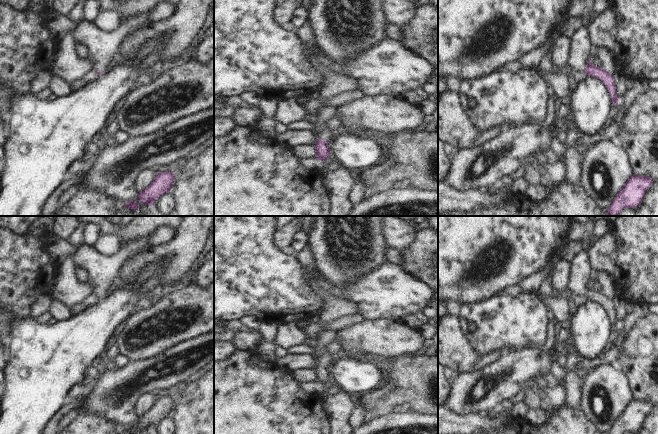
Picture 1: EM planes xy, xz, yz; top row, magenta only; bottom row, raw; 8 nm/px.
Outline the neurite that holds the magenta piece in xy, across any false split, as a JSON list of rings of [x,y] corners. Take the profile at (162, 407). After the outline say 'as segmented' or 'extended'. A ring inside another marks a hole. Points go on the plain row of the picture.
[[[170,395],[157,398],[153,406],[143,415],[138,417],[140,425],[148,430],[163,418],[170,416],[175,403],[175,398]]]; as segmented

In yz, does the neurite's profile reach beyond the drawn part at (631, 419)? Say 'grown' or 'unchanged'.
unchanged

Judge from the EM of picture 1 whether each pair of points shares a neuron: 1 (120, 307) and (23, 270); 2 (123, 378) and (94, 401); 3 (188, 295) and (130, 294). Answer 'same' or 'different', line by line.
1: different
2: same
3: different

